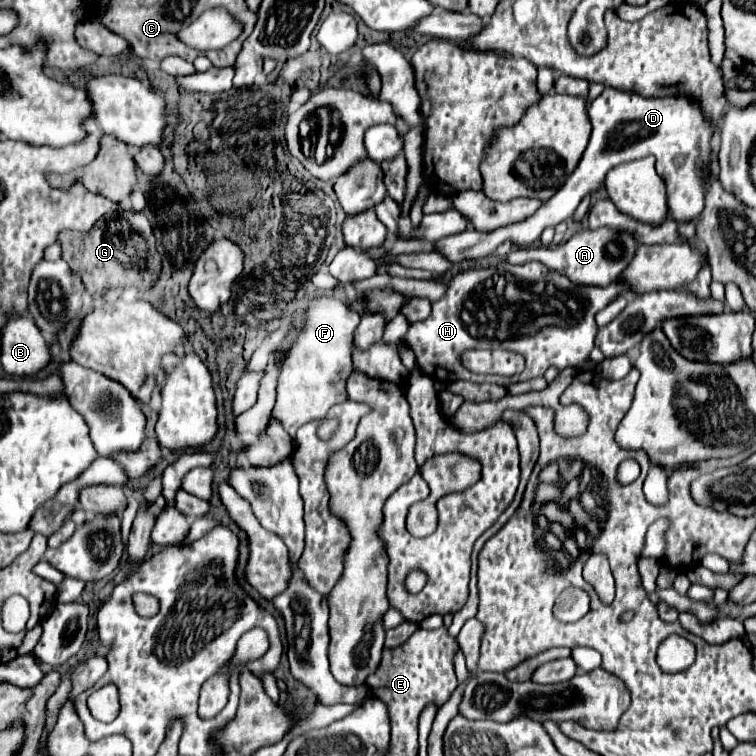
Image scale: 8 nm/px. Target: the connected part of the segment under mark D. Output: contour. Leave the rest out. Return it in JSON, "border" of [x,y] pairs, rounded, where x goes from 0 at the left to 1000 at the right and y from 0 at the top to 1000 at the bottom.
{"border":[[[799,116],[796,124],[778,140],[778,156],[783,164],[783,180],[778,196],[772,198],[765,222],[754,230],[754,238],[725,265],[720,267],[701,288],[675,296],[651,307],[614,304],[603,312],[590,312],[574,320],[574,333],[593,341],[593,347],[606,349],[619,341],[646,339],[656,332],[661,320],[669,315],[680,317],[683,325],[698,328],[709,320],[722,299],[735,299],[754,288],[767,270],[767,265],[796,249],[799,233],[807,222],[836,214],[852,206],[868,209],[868,228],[881,243],[884,267],[894,267],[894,272],[884,272],[884,283],[892,294],[907,296],[921,294],[931,275],[931,251],[929,235],[934,233],[934,222],[944,212],[944,175],[934,153],[929,153],[923,138],[907,127],[899,130],[849,130],[839,122],[823,122],[812,116]]]}

